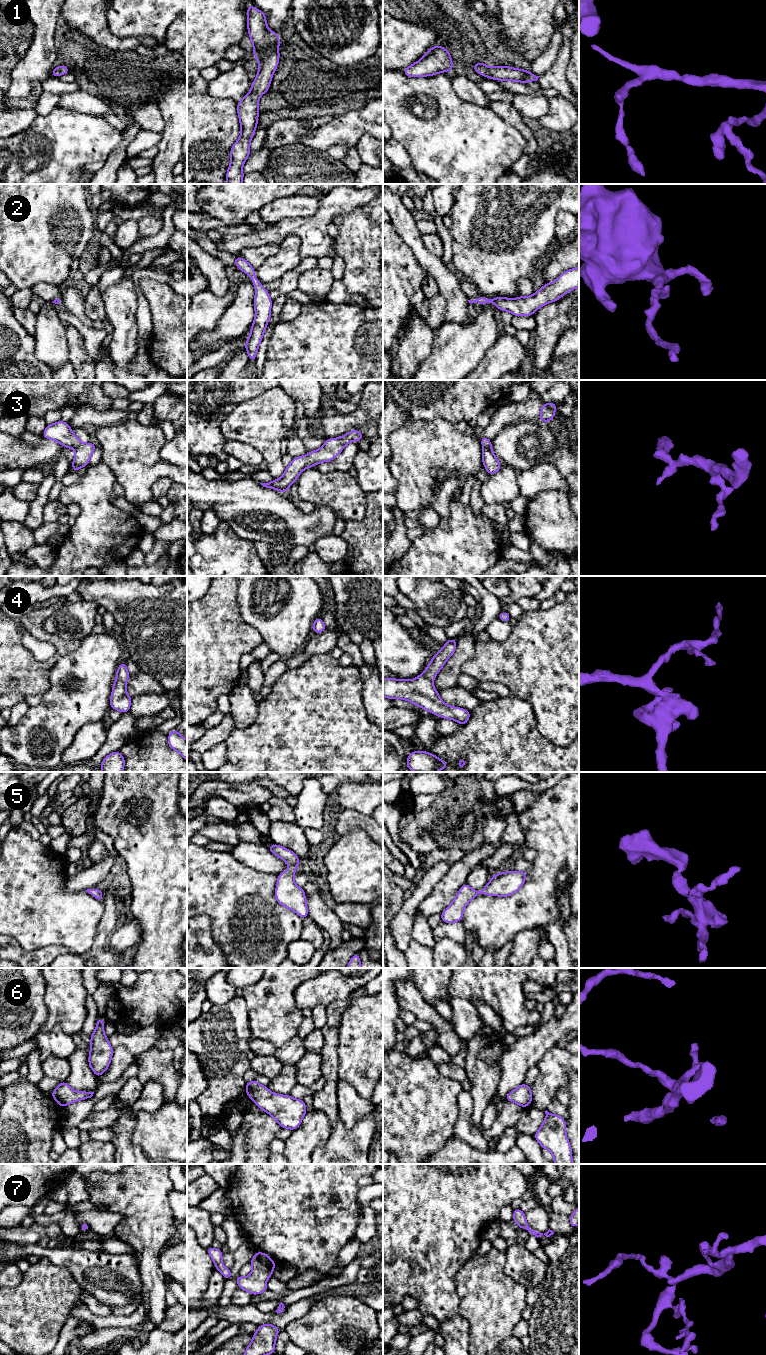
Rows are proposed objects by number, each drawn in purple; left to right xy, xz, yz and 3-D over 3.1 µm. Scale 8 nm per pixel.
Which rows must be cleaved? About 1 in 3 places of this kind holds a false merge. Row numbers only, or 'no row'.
no row

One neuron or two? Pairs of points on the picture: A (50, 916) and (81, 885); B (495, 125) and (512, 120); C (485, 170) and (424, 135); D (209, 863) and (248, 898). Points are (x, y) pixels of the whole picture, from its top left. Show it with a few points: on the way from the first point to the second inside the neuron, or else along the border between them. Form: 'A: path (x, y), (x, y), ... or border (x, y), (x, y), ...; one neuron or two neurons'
A: border (65, 877), (63, 885), (65, 891), (85, 891); two neurons
B: border (489, 105), (506, 123), (523, 136); two neurons
C: path (470, 155), (462, 147), (439, 147); one neuron
D: path (219, 873), (238, 892); one neuron

